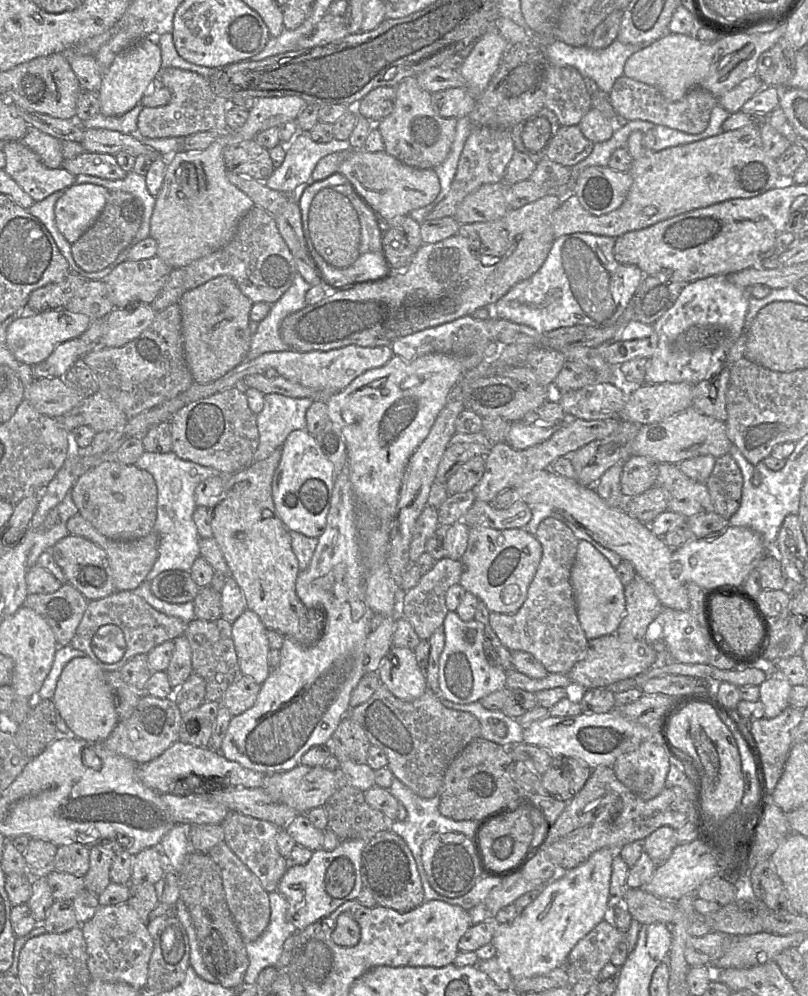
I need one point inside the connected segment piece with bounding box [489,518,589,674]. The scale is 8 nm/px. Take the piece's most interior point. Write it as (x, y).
(547, 626)

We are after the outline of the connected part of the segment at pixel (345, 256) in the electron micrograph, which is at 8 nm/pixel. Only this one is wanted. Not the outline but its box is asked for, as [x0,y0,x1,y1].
[308,188,361,268]

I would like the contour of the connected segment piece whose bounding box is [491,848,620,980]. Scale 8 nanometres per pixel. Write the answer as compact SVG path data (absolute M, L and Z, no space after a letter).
M602 848L579 866L559 872L542 886L528 906L520 909L512 923L497 923L491 943L496 948L496 957L514 980L544 975L564 967L578 941L608 917L612 862L619 850Z

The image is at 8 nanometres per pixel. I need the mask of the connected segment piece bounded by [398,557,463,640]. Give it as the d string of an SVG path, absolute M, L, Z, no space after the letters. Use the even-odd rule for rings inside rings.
M444 557L437 560L433 568L424 573L413 588L401 594L398 615L409 620L421 640L428 640L438 628L443 626L449 611L446 606L446 592L452 585L460 582L462 571L461 560Z

